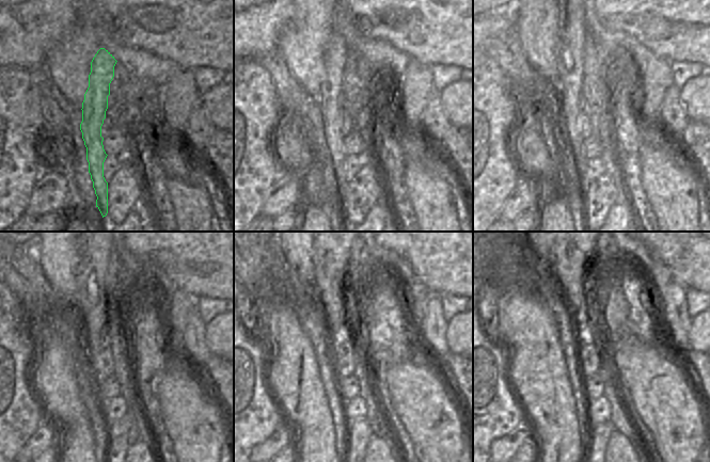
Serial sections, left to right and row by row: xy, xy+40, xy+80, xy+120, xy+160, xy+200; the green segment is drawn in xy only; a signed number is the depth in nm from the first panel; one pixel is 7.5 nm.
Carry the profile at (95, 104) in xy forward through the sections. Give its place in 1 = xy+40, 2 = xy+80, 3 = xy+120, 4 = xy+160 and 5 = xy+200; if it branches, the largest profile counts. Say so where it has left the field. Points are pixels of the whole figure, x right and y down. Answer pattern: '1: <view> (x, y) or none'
1: xy+40 (330, 99)
2: xy+80 (568, 88)
3: xy+120 (91, 300)
4: xy+160 (331, 253)
5: xy+200 (571, 253)

